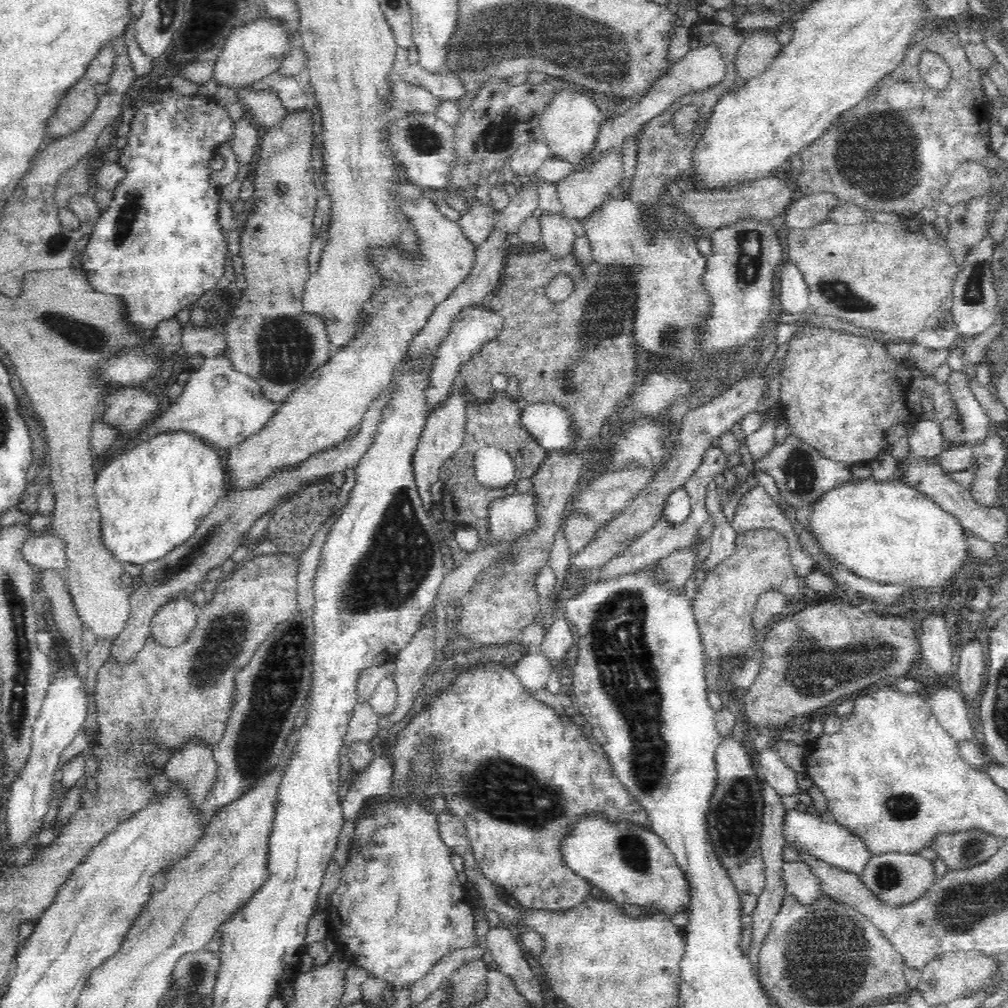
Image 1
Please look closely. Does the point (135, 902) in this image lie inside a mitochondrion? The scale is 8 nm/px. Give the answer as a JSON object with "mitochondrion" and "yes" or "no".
{"mitochondrion":"no"}

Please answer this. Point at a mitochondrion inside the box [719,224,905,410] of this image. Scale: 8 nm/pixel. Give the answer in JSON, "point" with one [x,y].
{"point":[836,291]}

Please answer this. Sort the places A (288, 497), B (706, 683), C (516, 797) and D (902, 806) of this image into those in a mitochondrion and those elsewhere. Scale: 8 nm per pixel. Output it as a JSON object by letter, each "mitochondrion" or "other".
{"A":"other","B":"other","C":"mitochondrion","D":"mitochondrion"}

